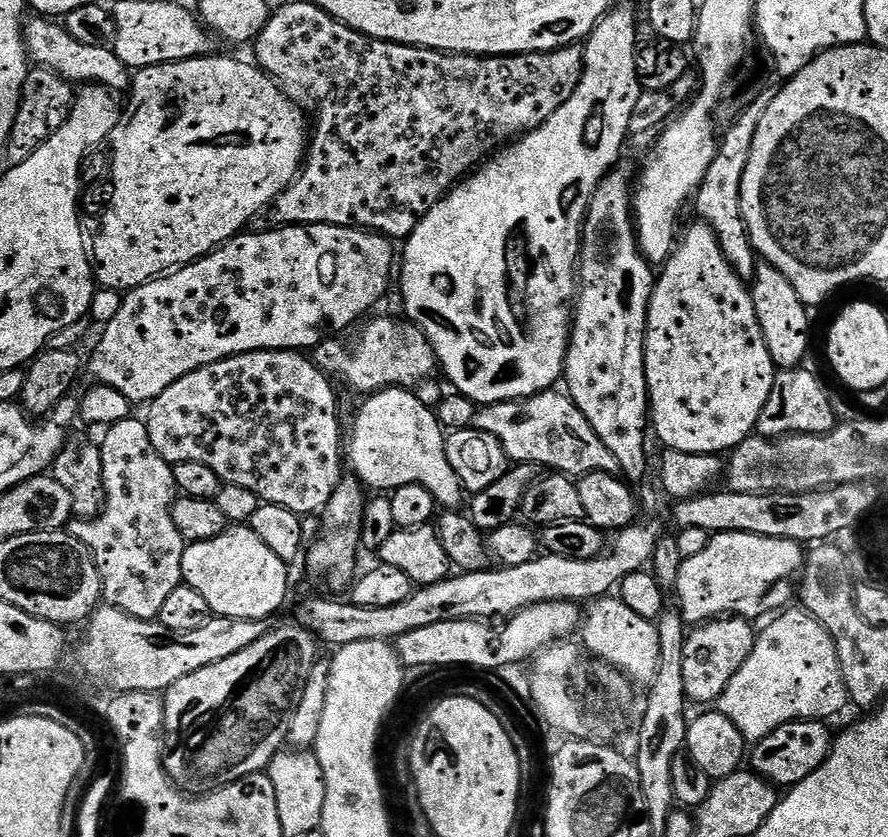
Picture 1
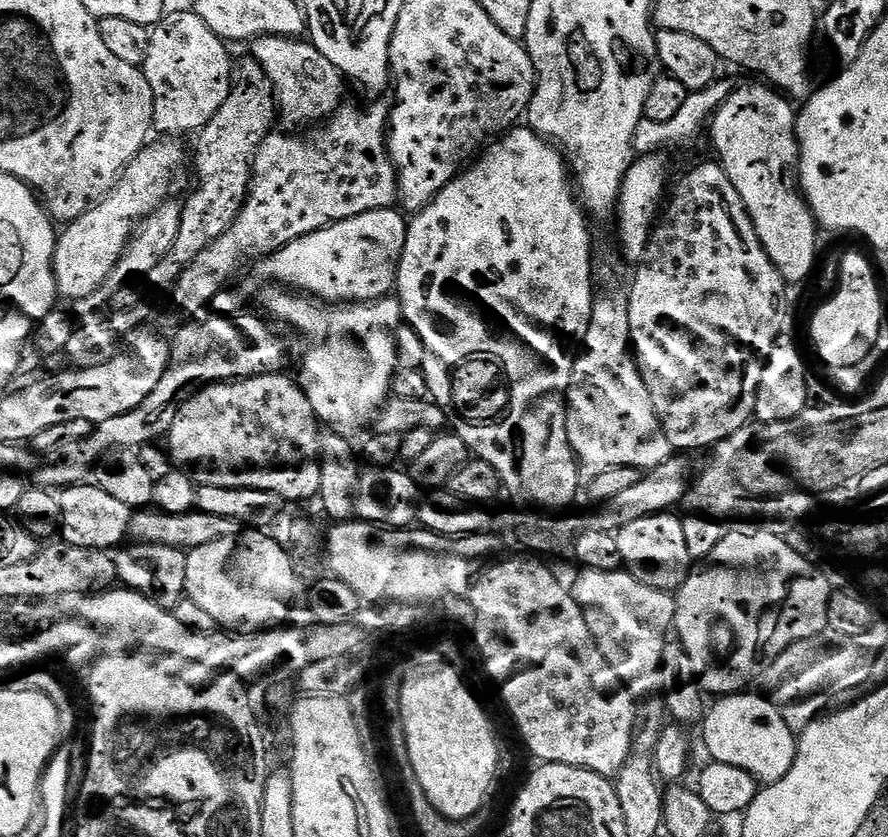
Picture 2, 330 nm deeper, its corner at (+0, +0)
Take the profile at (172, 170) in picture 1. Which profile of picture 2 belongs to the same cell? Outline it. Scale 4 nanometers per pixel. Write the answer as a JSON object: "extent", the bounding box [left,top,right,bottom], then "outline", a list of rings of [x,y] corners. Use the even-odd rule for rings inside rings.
{"extent":[52,138,184,302],"outline":[[[164,138],[161,144],[149,143],[125,168],[120,180],[116,183],[110,195],[104,197],[99,204],[95,204],[86,214],[82,214],[76,220],[67,221],[63,225],[56,241],[52,269],[56,275],[56,290],[61,297],[69,302],[75,302],[86,298],[90,294],[101,291],[105,287],[104,279],[111,277],[113,268],[120,260],[128,241],[132,239],[132,233],[136,231],[136,225],[144,217],[150,215],[158,205],[169,199],[171,192],[180,188],[184,180],[184,148],[172,138]]]}

